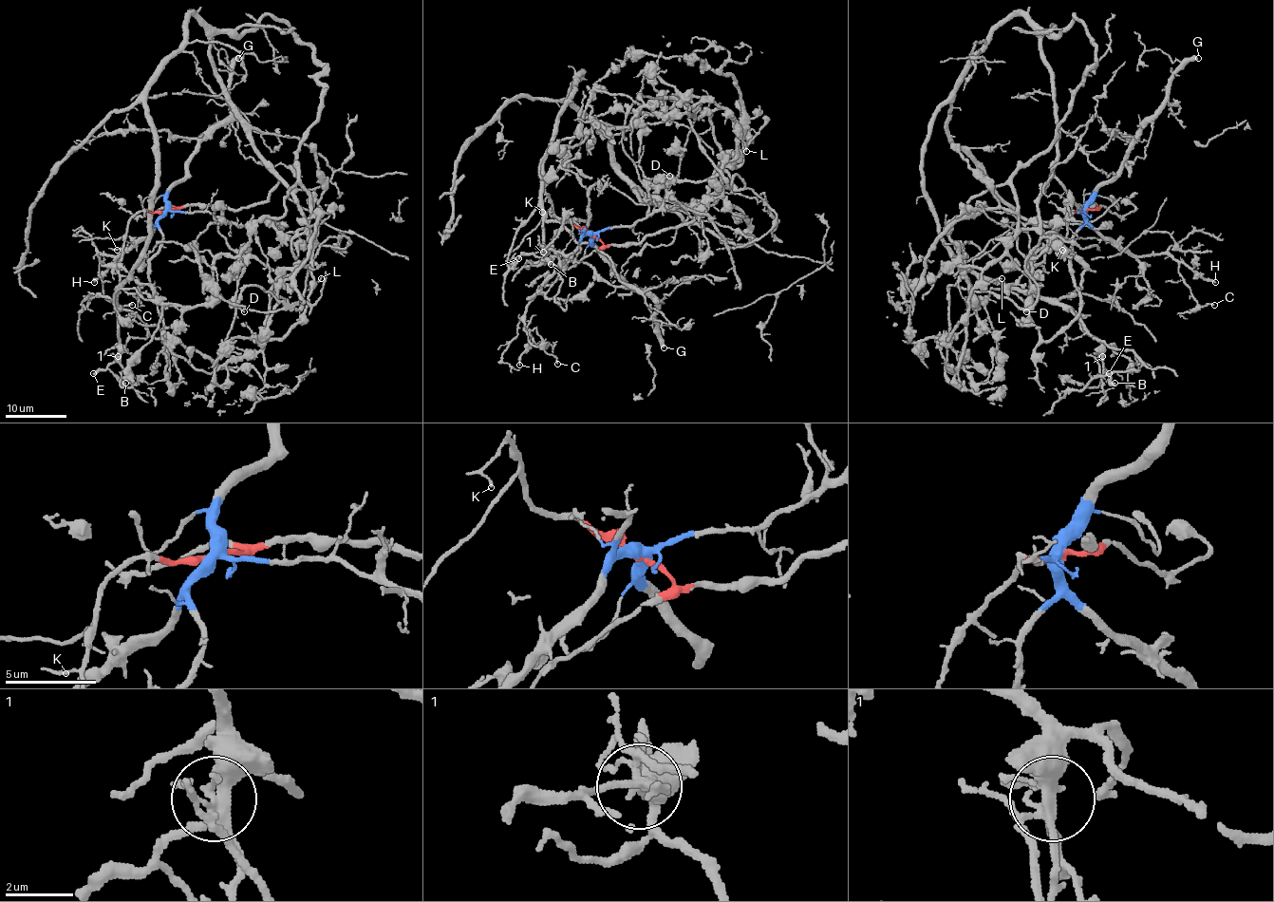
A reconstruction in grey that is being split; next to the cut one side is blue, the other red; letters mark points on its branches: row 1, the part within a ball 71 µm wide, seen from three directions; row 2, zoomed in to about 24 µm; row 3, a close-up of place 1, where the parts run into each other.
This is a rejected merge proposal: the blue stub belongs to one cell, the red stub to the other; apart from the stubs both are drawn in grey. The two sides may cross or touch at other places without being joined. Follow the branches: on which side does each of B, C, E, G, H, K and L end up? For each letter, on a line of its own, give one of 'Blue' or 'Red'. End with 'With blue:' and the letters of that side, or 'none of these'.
B: Red
C: Blue
E: Red
G: Blue
H: Blue
K: Red
L: Red
With blue: C, G, H

